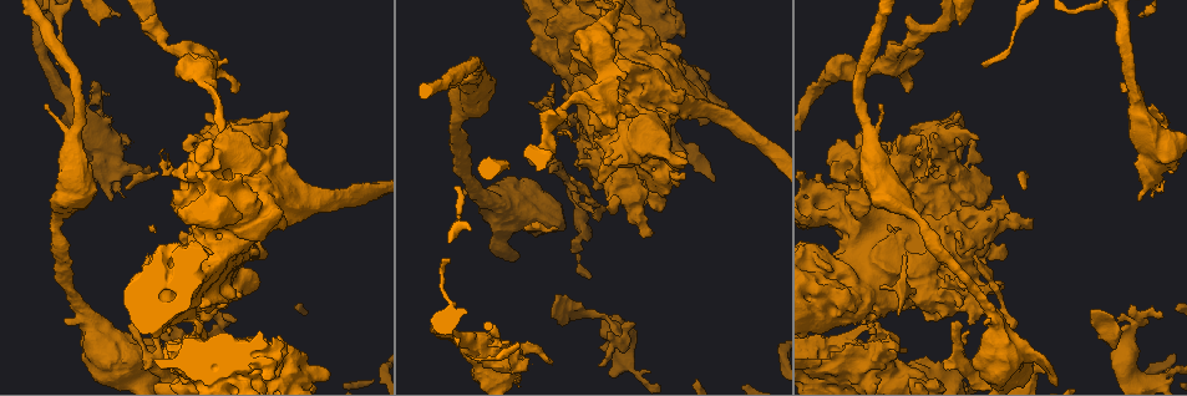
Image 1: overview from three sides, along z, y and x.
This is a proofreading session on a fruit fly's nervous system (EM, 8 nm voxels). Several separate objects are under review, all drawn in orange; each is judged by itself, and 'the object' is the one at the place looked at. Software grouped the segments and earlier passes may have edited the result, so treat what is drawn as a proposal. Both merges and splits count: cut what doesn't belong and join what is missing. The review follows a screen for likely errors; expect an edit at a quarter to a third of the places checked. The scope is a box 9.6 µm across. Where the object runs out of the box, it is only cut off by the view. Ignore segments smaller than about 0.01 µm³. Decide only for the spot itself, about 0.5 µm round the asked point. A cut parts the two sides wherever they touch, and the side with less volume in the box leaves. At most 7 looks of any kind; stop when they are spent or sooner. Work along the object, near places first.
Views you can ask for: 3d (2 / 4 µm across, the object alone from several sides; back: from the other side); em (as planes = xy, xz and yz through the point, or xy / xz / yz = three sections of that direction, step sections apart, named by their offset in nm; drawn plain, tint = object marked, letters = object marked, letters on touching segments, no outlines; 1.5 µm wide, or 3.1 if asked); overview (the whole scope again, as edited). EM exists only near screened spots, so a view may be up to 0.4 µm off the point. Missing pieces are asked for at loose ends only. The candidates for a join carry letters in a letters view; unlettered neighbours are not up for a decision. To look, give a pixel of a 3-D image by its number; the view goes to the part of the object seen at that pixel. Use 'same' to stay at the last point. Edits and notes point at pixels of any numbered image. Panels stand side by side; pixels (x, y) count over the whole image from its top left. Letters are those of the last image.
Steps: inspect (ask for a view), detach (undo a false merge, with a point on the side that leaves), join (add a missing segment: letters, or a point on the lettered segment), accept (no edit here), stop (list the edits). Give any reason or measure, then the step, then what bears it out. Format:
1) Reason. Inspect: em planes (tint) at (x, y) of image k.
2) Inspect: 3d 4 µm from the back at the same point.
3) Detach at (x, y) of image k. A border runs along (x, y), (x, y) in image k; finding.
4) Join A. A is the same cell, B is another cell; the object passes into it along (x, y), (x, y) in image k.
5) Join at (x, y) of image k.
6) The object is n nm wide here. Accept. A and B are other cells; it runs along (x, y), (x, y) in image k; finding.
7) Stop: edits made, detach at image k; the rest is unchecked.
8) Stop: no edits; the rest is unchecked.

Branch stops here. Inspect: em planes (letters) at (572, 252) of image 1.

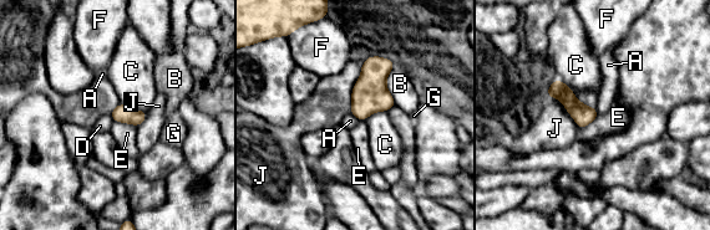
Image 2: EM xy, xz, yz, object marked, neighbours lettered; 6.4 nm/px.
The object is 120 nm wide here. Accept. A, B, C, D, E, F, G and J are other cells; a border runs along (350, 113), (359, 119) in image 2; none of them fits.

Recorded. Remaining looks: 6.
Tapers out. Inspect: em planes (letters) at (897, 314) of image 1.

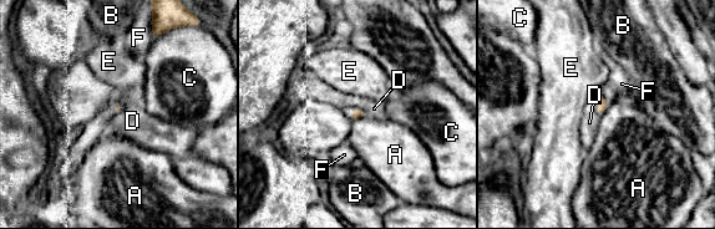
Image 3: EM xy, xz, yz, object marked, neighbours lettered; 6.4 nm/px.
Accept. A, B, C, D, E and F are other cells; a border runs along (596, 105), (596, 112), (599, 116) in image 3; none of them fits.

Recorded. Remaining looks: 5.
An open end. Inspect: em planes (letters) at (141, 26) of image 1.

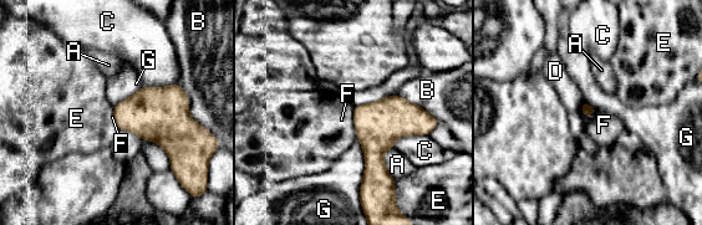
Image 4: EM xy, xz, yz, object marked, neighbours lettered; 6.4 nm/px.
Accept. A, B, C, D, E, F and G are other cells; a border runs along (352, 114), (357, 138) in image 4; no lettered segment goes on from it.

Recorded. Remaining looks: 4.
Stop: no edits; the rest is unchecked.

